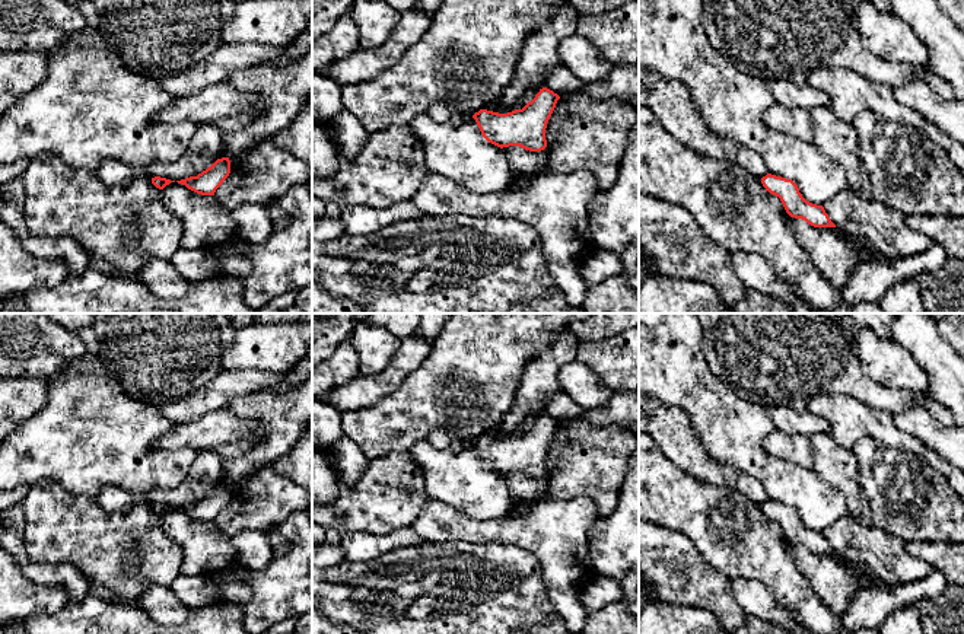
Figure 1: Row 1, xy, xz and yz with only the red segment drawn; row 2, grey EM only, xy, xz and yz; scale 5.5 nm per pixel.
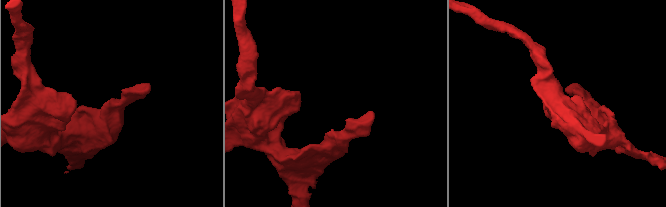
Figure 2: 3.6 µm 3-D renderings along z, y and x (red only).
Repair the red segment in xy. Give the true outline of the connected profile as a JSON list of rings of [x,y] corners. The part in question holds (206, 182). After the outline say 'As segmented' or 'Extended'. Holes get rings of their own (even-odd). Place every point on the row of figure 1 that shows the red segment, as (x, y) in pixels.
[[[222,157],[197,176],[190,176],[176,182],[185,185],[188,189],[197,194],[214,195],[216,189],[223,184],[229,173],[230,160],[229,157]]]. As segmented

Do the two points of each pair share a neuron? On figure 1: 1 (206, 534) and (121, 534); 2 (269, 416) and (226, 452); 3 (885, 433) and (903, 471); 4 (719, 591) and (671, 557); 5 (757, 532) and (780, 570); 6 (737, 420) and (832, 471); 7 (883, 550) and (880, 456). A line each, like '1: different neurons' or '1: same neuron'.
1: different neurons
2: same neuron
3: different neurons
4: same neuron
5: same neuron
6: different neurons
7: different neurons

